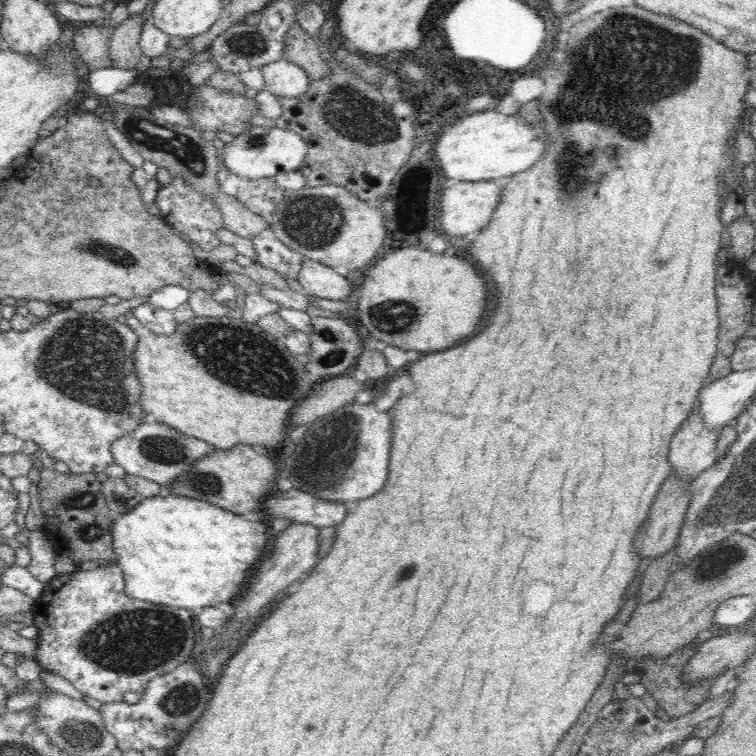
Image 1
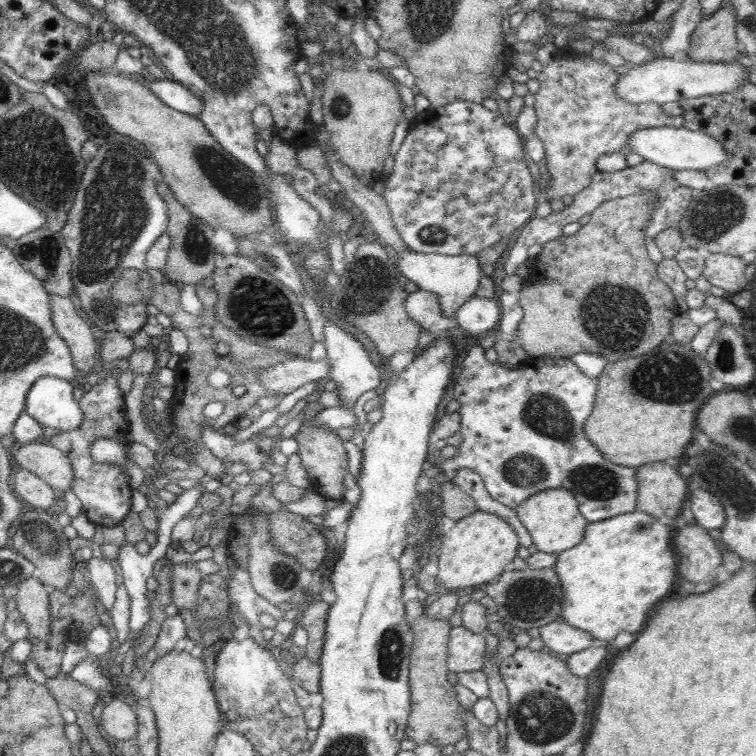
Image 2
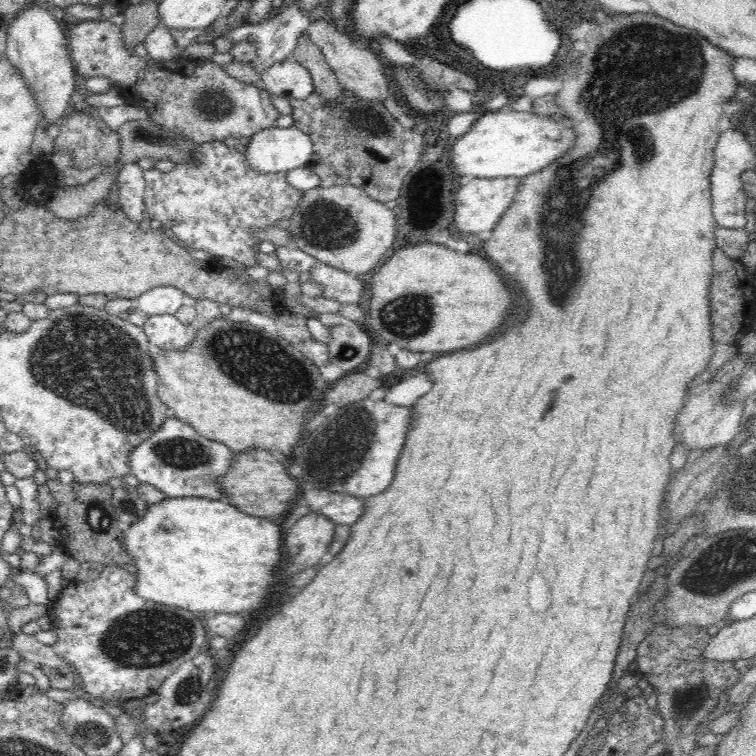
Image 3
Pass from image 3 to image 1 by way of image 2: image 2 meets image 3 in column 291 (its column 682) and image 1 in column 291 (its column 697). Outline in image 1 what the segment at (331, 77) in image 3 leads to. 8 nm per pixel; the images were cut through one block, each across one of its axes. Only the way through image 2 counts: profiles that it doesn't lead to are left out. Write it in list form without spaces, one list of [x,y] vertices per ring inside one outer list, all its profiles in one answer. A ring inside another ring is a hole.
[[[294,22],[288,32],[284,58],[300,65],[308,73],[309,78],[318,80],[330,74],[328,63],[322,59],[318,51],[318,42],[297,22]]]

